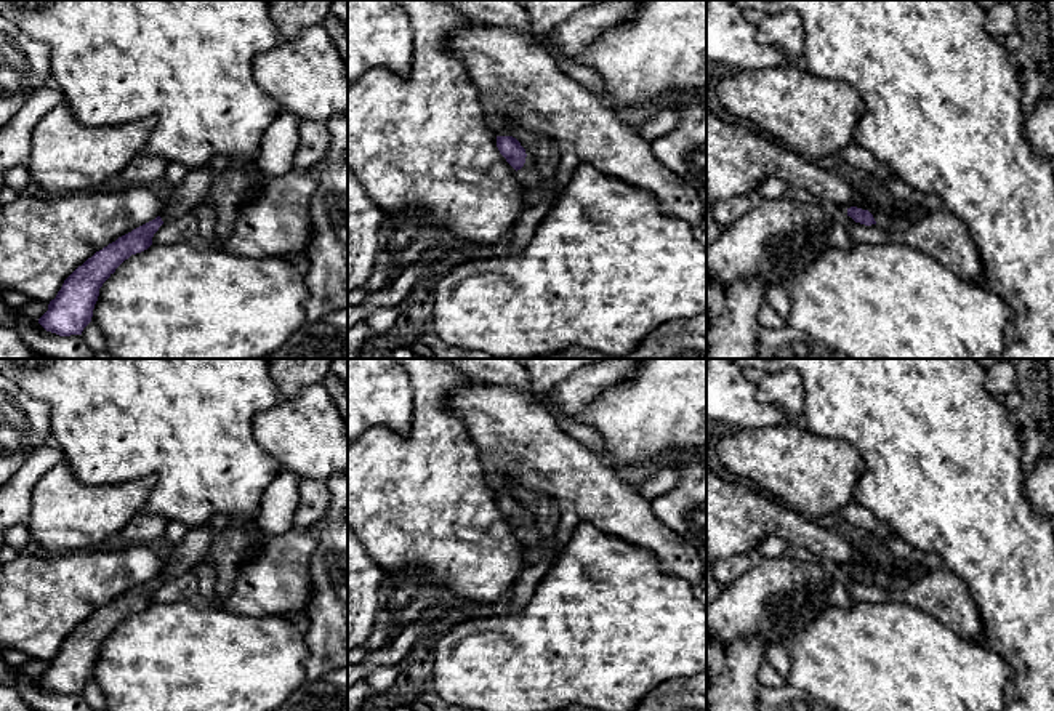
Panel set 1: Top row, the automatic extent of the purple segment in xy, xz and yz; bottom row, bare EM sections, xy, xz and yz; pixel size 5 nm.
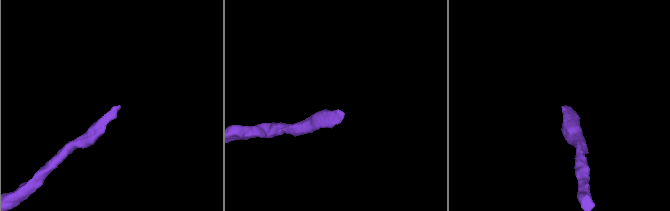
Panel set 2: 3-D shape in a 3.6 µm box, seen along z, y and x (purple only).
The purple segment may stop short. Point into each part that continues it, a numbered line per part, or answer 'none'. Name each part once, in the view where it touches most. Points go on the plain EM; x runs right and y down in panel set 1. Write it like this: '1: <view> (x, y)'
1: xz (527, 534)

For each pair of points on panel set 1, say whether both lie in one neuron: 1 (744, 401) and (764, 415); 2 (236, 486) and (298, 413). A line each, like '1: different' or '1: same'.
1: same
2: different

